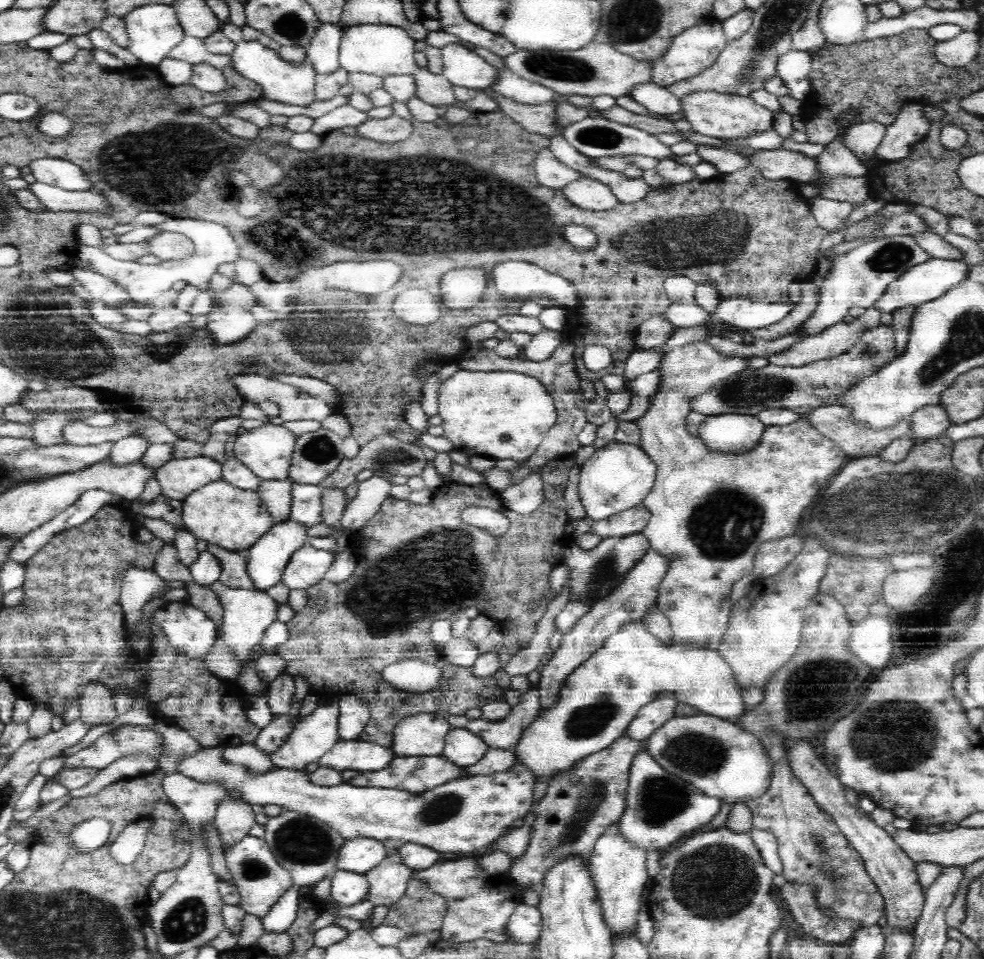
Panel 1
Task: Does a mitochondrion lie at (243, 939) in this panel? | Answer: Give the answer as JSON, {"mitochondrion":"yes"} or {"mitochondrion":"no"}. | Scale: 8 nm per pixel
{"mitochondrion":"no"}

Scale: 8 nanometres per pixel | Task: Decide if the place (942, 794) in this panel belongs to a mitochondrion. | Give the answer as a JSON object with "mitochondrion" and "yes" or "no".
{"mitochondrion":"no"}

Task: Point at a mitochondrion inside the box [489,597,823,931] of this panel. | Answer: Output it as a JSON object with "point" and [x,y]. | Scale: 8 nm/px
{"point":[718,881]}

